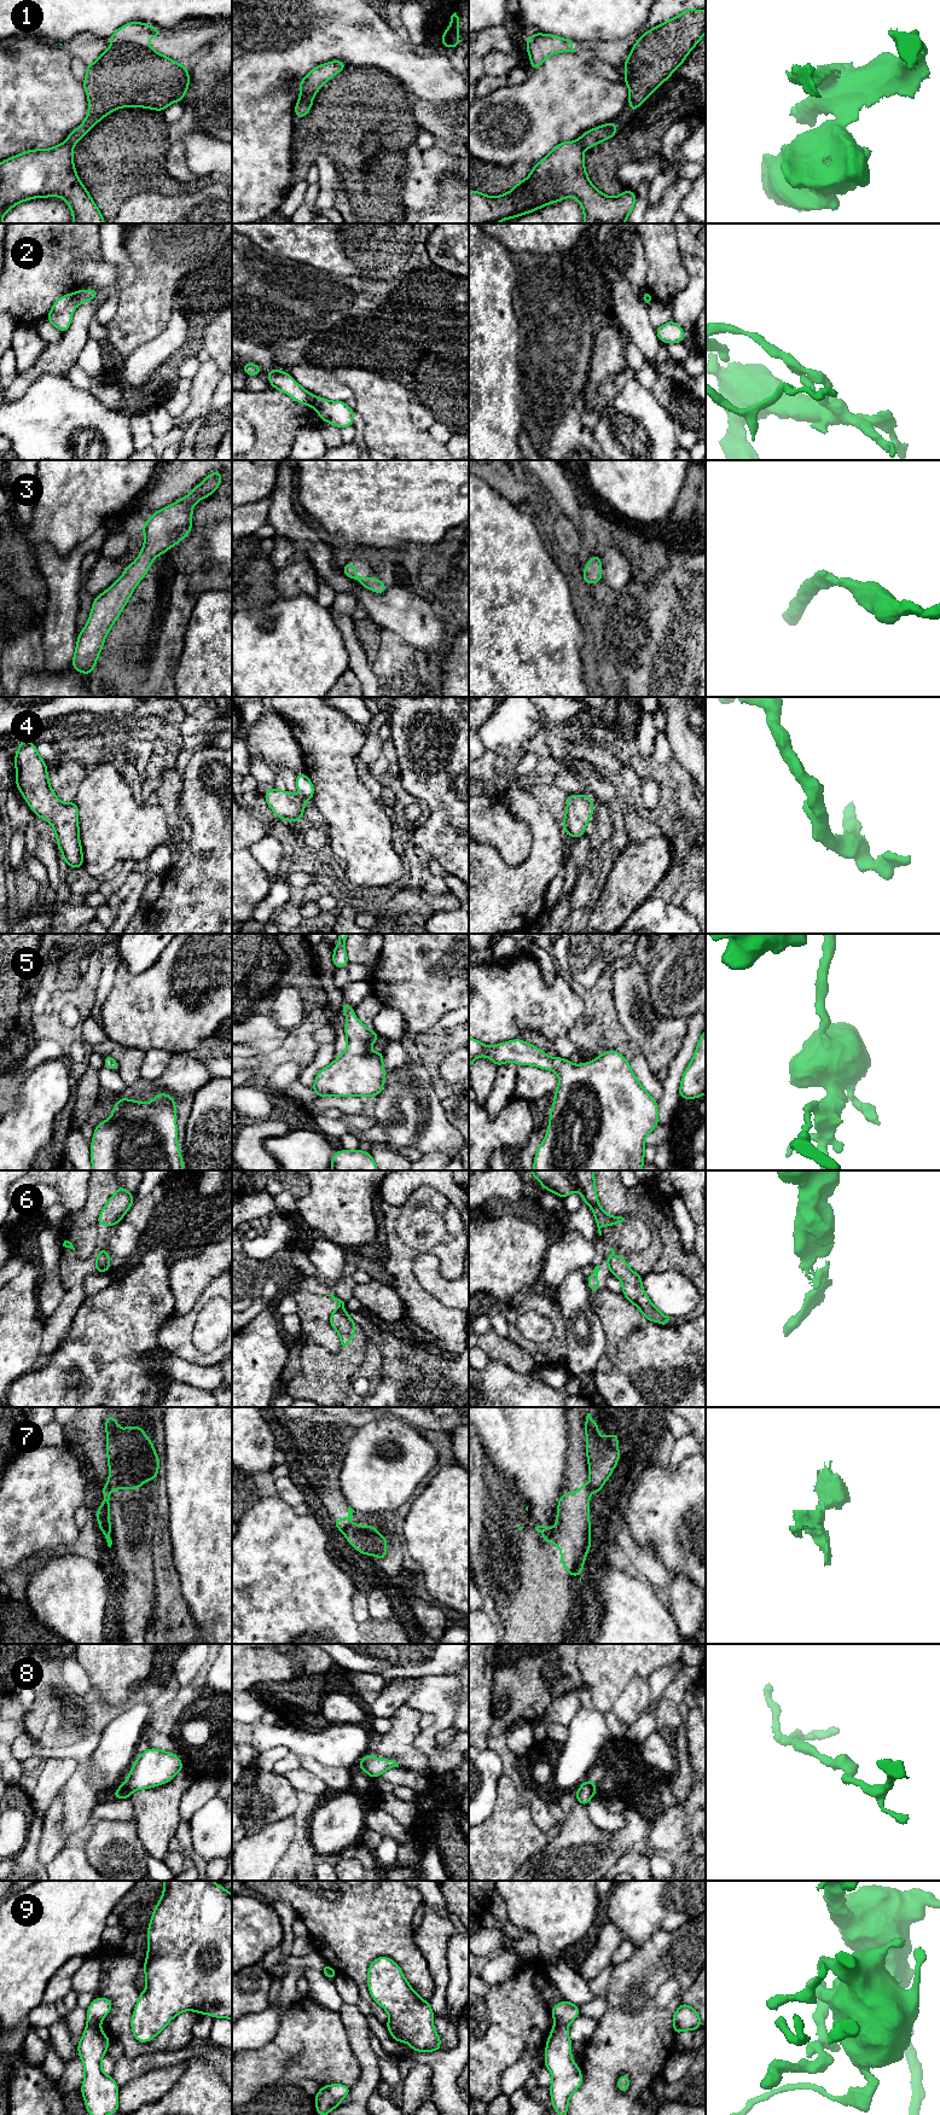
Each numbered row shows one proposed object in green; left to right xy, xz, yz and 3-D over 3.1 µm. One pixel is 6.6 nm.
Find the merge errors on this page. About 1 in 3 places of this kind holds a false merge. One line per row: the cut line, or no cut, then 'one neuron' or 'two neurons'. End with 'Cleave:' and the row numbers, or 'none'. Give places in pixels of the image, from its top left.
1: xz (314, 93), (300, 98) | two neurons
2: xy (74, 294), (79, 303) | two neurons
3: no cut | one neuron
4: no cut | one neuron
5: no cut | one neuron
6: xz (343, 1308), (331, 1314) | two neurons
7: xz (350, 1524), (342, 1530) | two neurons
8: no cut | one neuron
9: xy (87, 2023), (99, 2026) | two neurons
Cleave: 1, 2, 6, 7, 9

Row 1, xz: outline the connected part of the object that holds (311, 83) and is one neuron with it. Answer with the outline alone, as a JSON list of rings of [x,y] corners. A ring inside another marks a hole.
[[[332,60],[315,66],[300,81],[300,98],[315,94],[326,81],[346,68],[343,60]]]

